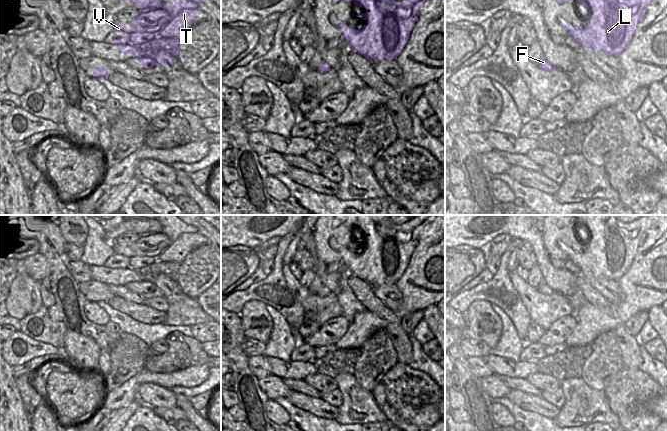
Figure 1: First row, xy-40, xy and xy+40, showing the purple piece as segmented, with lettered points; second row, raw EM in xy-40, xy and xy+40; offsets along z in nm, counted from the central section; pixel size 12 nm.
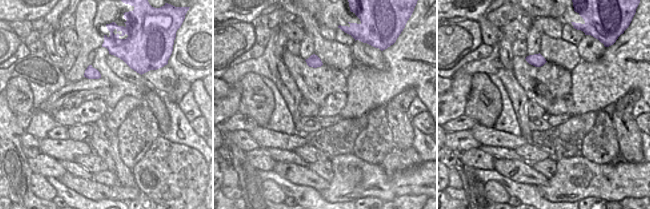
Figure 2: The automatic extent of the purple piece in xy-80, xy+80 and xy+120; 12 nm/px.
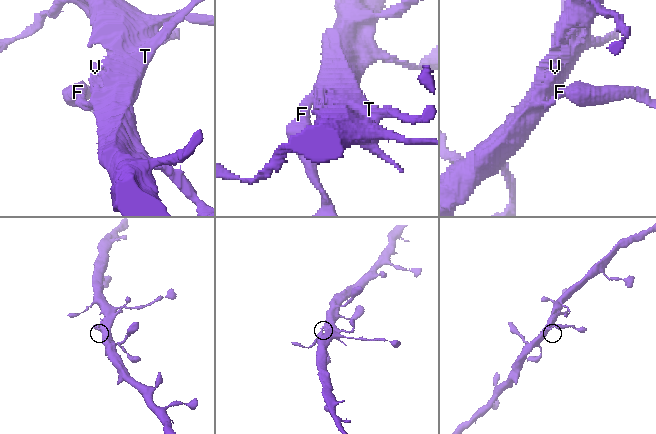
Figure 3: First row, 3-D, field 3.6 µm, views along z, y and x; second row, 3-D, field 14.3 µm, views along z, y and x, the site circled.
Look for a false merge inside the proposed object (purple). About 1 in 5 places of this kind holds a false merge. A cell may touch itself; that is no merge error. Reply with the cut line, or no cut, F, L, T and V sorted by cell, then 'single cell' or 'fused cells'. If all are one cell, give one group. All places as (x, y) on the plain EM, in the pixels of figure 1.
no cut | F L T V | single cell

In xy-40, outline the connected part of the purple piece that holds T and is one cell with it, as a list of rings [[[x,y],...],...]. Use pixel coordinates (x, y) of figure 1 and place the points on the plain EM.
[[[124,215],[118,221],[111,221],[111,222],[125,222],[131,229],[137,230],[137,231],[142,233],[141,237],[131,239],[132,243],[136,245],[135,248],[132,248],[134,250],[133,253],[126,252],[123,248],[113,249],[115,255],[118,257],[118,261],[117,262],[112,261],[112,267],[114,268],[114,270],[116,270],[118,273],[120,273],[121,276],[124,277],[125,279],[135,282],[147,294],[151,294],[159,289],[174,288],[174,285],[177,282],[177,280],[181,274],[185,259],[186,259],[186,257],[187,257],[191,247],[193,246],[195,239],[196,239],[198,231],[200,229],[202,229],[209,222],[209,220],[211,218],[213,218],[214,216],[216,216],[216,215],[198,215],[194,222],[182,222],[180,225],[177,225],[175,228],[164,228],[160,222],[159,215]]]

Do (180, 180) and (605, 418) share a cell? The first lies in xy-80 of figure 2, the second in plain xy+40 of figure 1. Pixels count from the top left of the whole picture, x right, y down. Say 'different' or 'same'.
different

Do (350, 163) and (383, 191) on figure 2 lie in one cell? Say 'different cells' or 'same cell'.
same cell

